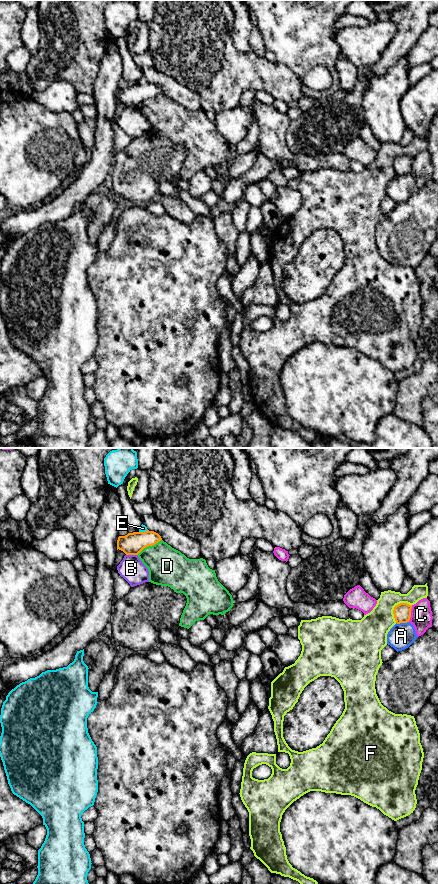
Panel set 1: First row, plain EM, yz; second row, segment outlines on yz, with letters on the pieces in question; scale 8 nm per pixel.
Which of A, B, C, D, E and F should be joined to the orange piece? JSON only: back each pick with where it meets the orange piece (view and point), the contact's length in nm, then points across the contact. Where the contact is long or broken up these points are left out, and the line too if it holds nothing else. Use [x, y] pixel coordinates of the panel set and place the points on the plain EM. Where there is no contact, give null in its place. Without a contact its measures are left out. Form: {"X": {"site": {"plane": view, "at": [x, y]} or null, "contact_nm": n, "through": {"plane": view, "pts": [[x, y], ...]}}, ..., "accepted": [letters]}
{"accepted": []}

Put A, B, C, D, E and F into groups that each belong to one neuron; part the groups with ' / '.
A / B / C / D / E / F

